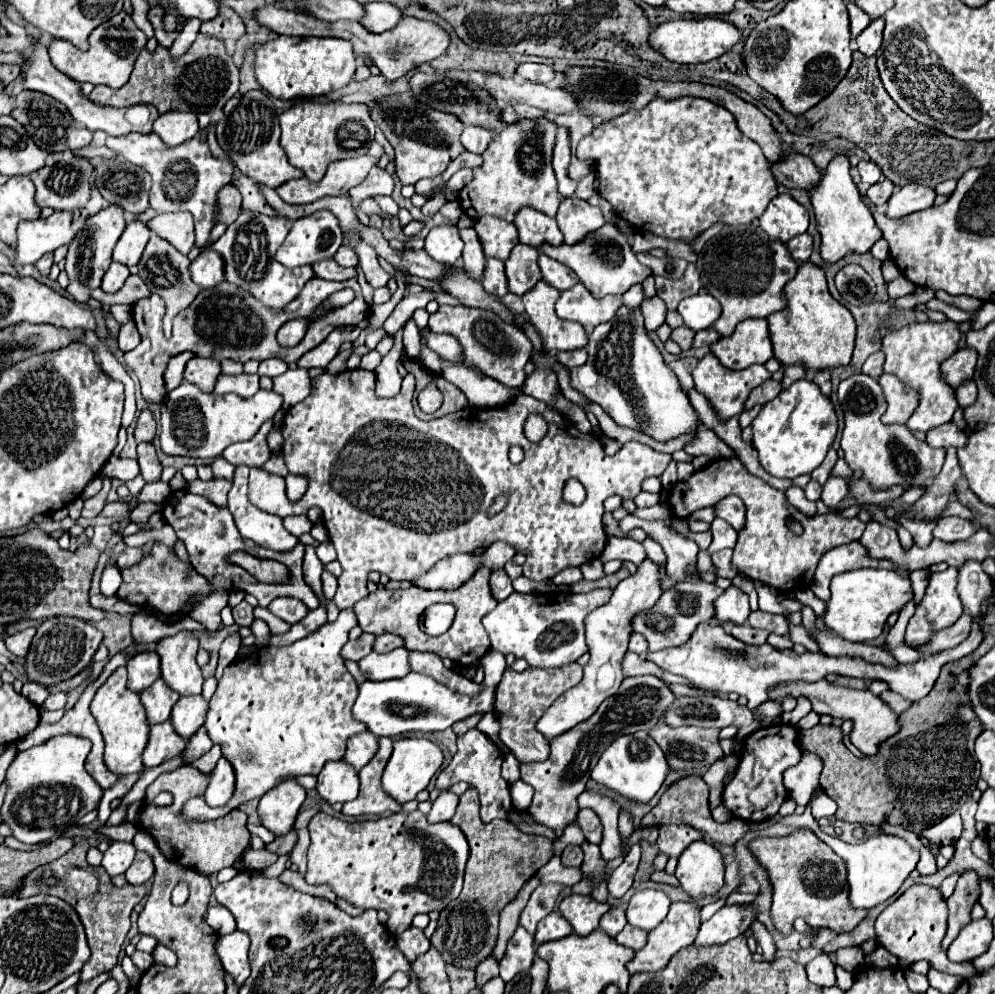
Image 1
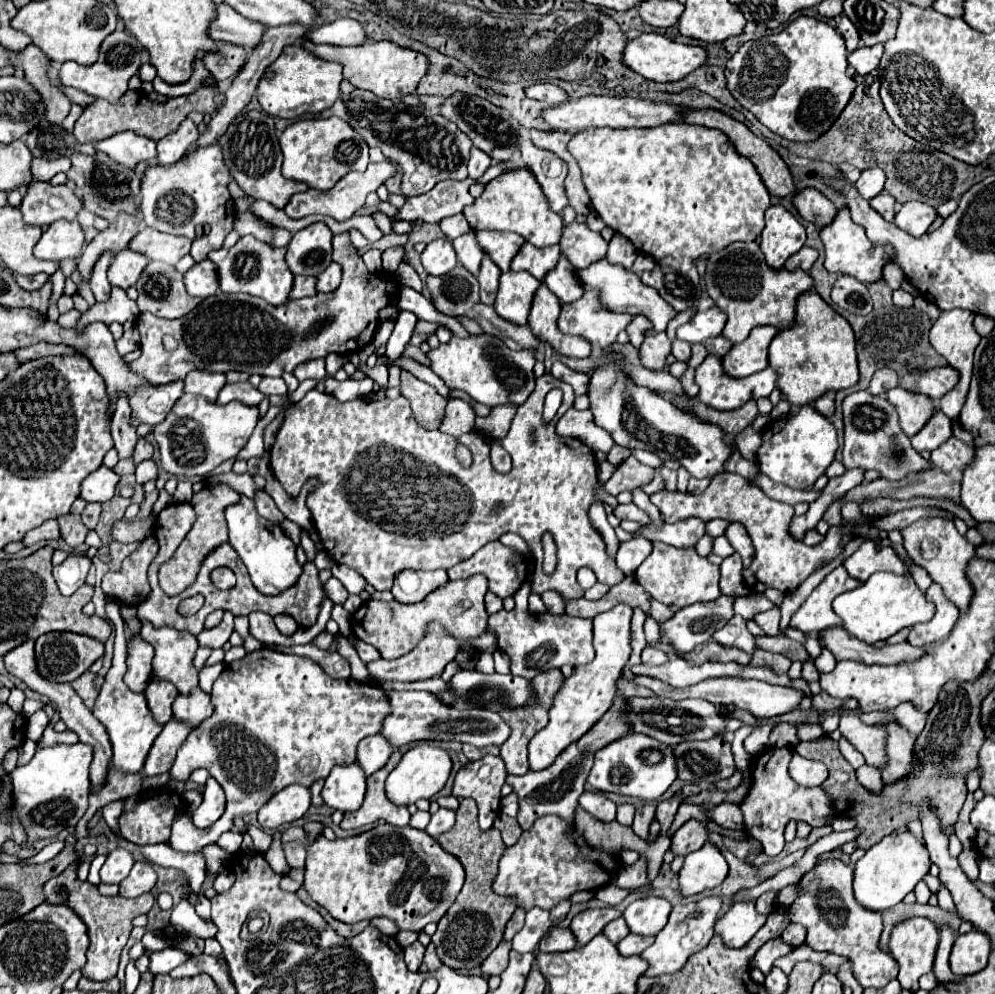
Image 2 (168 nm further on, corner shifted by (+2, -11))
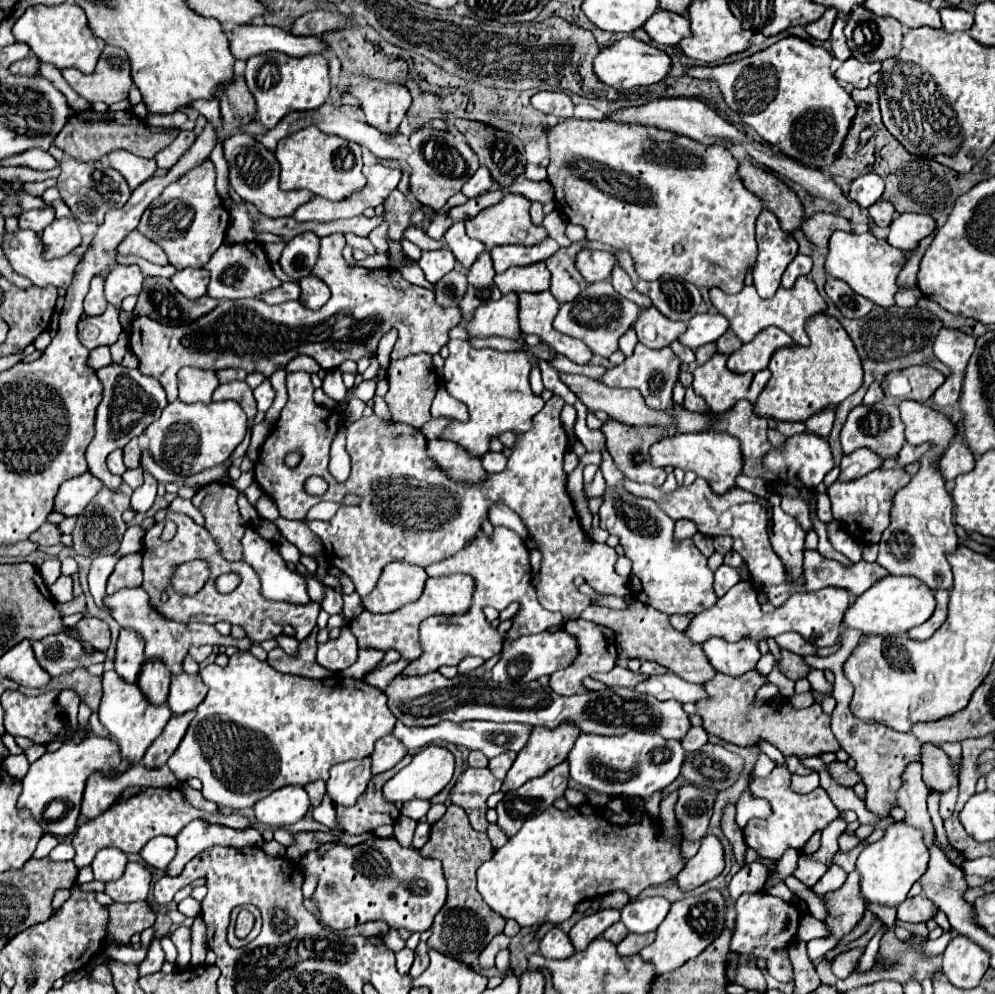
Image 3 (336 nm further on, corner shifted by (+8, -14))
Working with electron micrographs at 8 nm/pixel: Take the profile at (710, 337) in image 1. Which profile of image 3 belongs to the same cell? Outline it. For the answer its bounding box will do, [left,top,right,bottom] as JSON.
[717,330,743,354]

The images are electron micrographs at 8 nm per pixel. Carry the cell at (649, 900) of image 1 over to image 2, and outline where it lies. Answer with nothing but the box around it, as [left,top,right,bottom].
[623,897,671,937]

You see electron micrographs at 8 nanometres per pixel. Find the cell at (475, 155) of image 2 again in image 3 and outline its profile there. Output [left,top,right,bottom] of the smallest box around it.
[461,166,493,198]

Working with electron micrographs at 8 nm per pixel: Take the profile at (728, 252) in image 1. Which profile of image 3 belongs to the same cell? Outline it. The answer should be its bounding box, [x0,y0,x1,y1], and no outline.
[711,278,827,346]

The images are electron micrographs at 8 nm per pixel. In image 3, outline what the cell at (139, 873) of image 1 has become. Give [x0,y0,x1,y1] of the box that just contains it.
[105,862,151,902]

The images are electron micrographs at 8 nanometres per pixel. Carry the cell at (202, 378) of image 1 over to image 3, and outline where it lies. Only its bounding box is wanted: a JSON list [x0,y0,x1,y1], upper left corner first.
[179,368,219,402]

